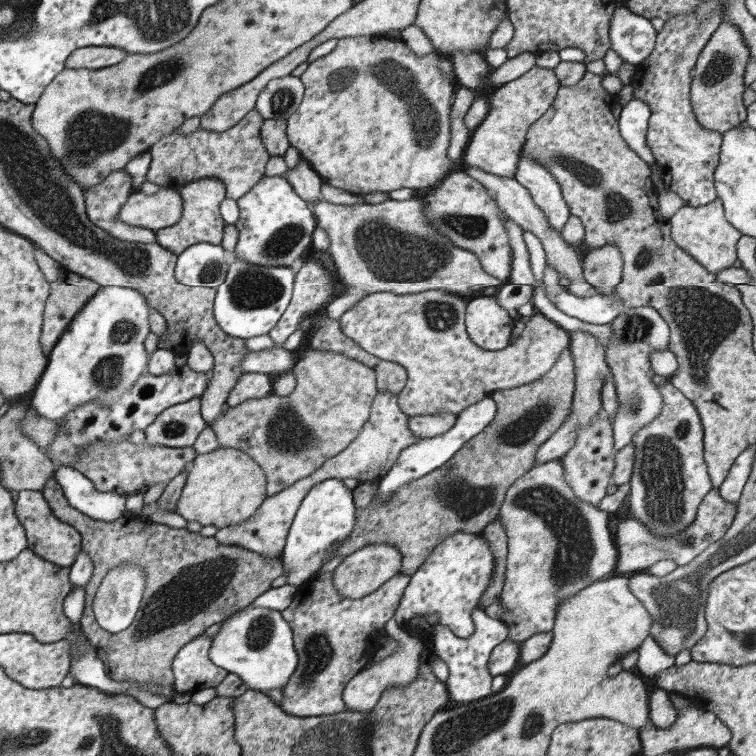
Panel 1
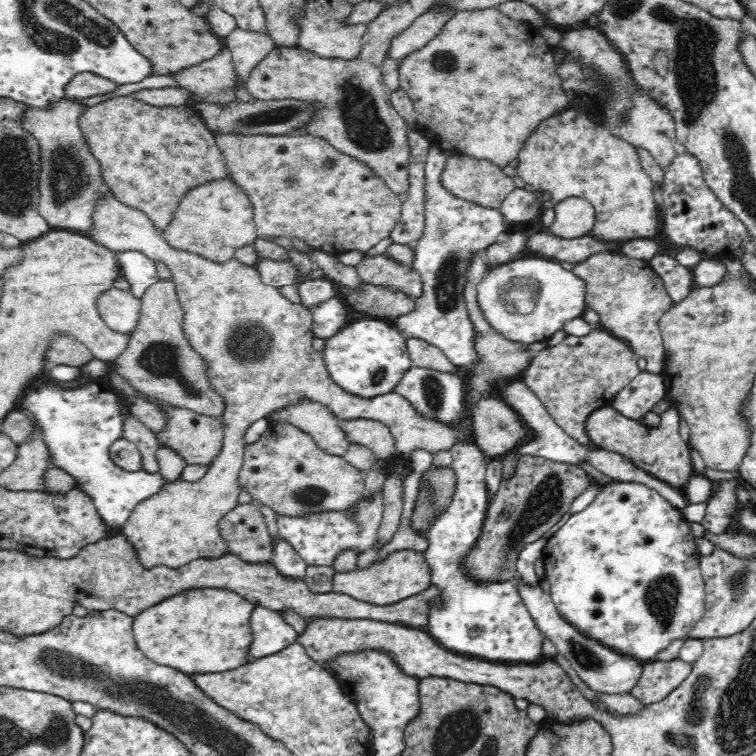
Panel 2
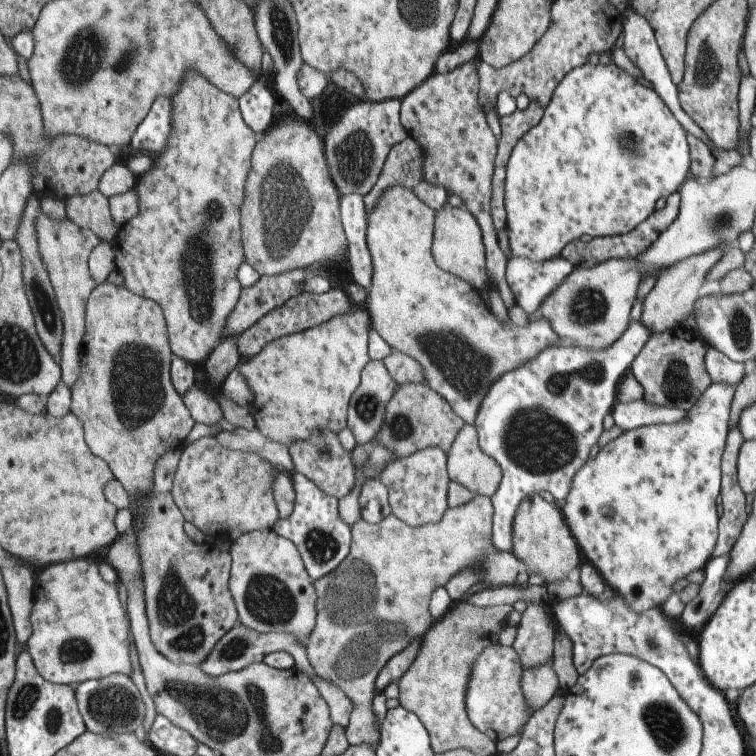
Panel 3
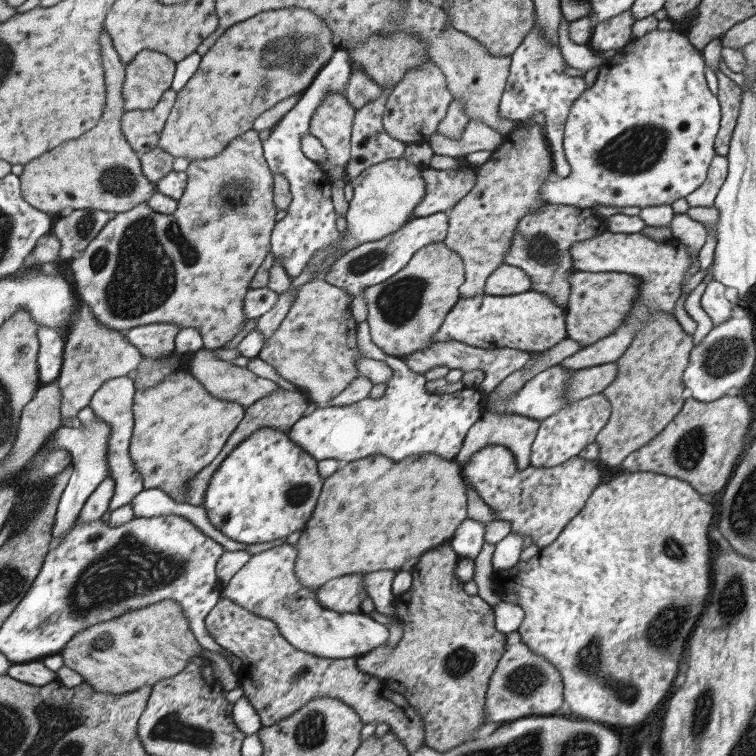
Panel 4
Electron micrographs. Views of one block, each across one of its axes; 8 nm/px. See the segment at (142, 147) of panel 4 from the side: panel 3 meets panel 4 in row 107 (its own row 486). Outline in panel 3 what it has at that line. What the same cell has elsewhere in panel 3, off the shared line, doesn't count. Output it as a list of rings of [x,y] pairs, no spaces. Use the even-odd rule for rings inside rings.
[[[173,450],[163,454],[163,458],[155,464],[155,476],[153,476],[153,486],[155,490],[151,492],[151,500],[145,502],[143,506],[143,520],[145,528],[139,530],[139,556],[143,564],[143,588],[145,588],[145,612],[149,620],[149,636],[167,660],[171,660],[177,666],[201,666],[205,662],[217,642],[231,630],[235,628],[239,614],[235,608],[235,600],[229,592],[229,576],[231,576],[231,554],[217,550],[215,542],[203,542],[203,544],[193,544],[193,540],[187,538],[183,532],[183,514],[179,512],[179,506],[173,500],[173,478],[175,470],[181,460],[181,450]]]

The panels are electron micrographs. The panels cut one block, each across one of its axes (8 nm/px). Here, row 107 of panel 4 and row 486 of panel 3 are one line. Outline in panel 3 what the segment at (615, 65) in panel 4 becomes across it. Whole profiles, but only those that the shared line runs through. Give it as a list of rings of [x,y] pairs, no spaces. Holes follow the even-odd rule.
[[[711,382],[687,410],[683,422],[641,426],[623,432],[577,470],[565,502],[559,504],[587,562],[593,564],[607,586],[617,590],[629,608],[639,614],[659,608],[671,594],[675,580],[685,578],[693,570],[703,570],[717,544],[719,518],[715,504],[721,490],[721,454],[727,440],[727,416],[733,396],[735,386]]]

